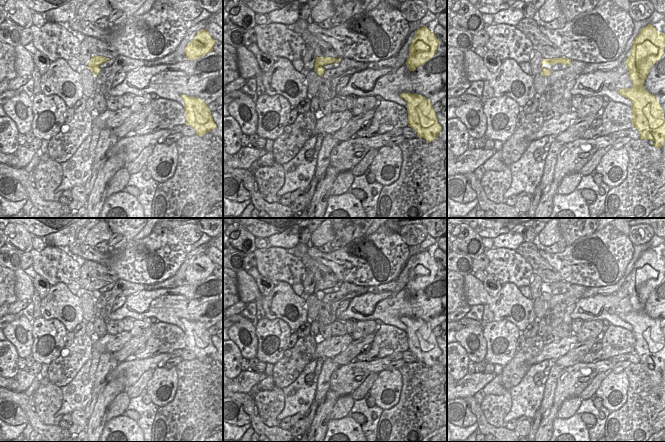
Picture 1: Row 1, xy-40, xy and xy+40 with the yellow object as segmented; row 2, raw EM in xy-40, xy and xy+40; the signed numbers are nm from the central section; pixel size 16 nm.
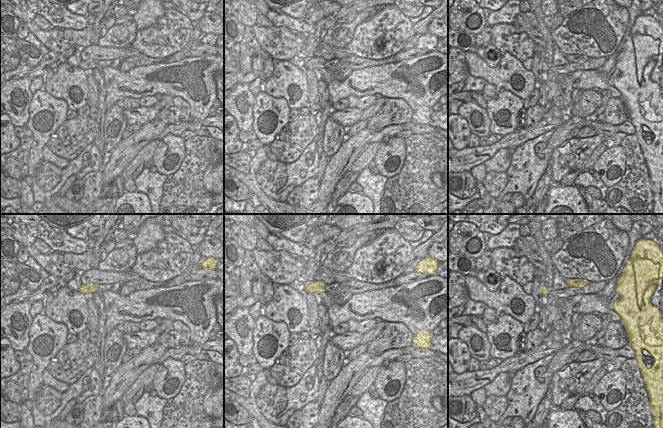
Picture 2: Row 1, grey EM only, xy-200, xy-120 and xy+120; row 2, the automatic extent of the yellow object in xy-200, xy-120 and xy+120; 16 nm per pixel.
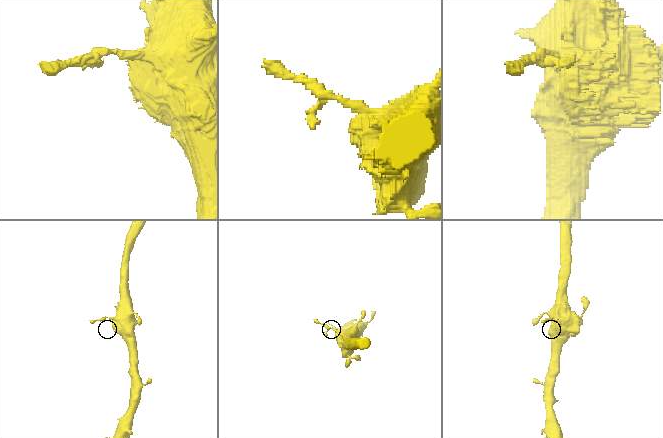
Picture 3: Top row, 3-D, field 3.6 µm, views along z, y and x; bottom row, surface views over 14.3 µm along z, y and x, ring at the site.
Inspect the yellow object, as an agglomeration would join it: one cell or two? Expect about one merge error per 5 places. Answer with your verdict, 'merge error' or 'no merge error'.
merge error

